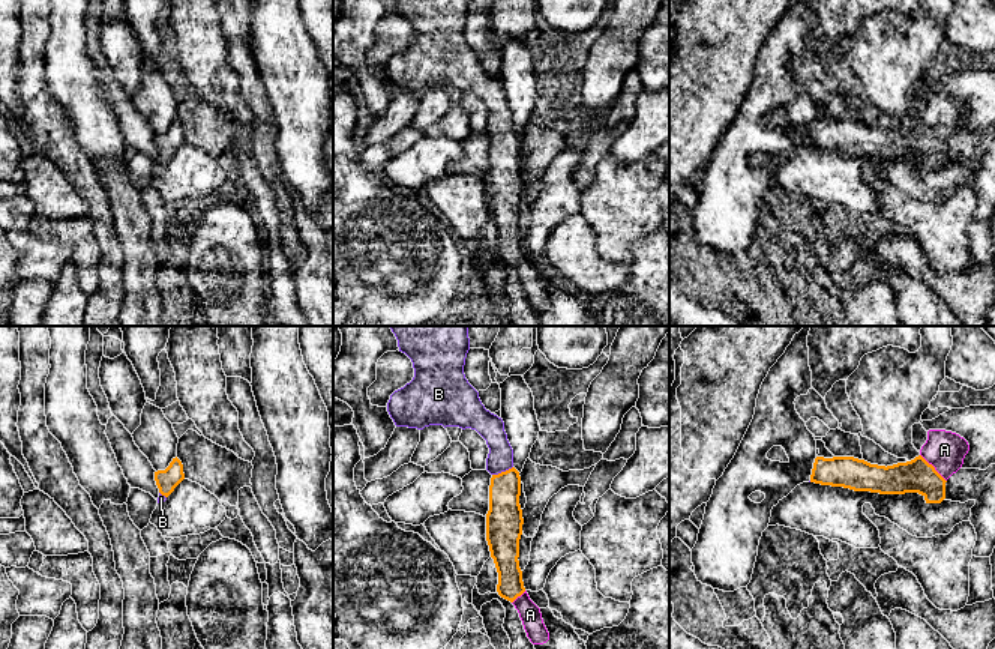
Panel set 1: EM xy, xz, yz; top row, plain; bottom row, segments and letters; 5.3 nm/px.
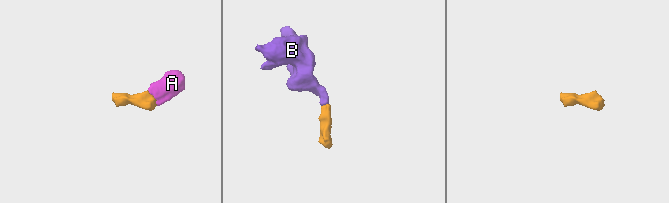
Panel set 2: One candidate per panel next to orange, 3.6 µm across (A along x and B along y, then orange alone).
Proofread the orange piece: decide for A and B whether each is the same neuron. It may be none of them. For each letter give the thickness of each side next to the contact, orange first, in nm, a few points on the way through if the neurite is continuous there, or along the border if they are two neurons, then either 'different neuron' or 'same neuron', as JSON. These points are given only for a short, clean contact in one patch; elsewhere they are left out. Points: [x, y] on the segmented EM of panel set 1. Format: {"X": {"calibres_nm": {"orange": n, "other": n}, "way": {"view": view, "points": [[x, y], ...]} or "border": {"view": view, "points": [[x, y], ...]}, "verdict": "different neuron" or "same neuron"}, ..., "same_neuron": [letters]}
{"A": {"calibres_nm": {"orange": 180, "other": 200}, "way": {"view": "yz", "points": [[917, 475], [925, 475], [934, 467], [944, 449]]}, "verdict": "same neuron"}, "B": {"calibres_nm": {"orange": 190, "other": 140}, "way": {"view": "xz", "points": [[505, 519], [502, 472], [500, 458]]}, "verdict": "same neuron"}, "same_neuron": ["A", "B"]}

